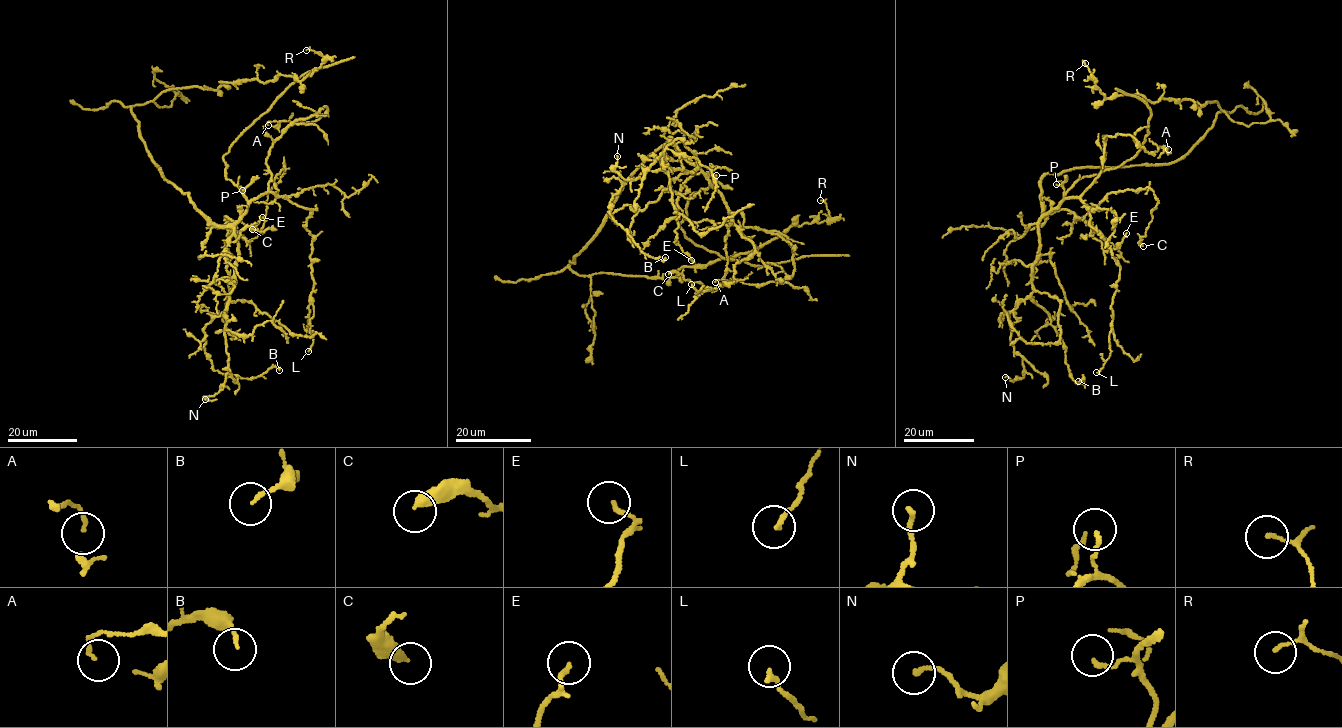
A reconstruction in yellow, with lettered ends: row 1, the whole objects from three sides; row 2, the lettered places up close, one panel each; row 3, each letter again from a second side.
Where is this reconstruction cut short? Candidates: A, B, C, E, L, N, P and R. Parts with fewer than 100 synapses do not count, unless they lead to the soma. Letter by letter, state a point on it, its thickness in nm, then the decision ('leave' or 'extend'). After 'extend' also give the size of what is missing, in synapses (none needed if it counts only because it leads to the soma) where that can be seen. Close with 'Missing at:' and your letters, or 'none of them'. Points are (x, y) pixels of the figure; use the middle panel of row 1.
A: (715, 282) | 110 nm | leave
B: (665, 257) | 110 nm | leave
C: (668, 274) | 360 nm | leave
E: (691, 260) | 140 nm | leave
L: (691, 284) | 150 nm | leave
N: (617, 156) | 170 nm | leave
P: (716, 175) | 130 nm | leave
R: (820, 200) | 80 nm | leave
Missing at: none of them

